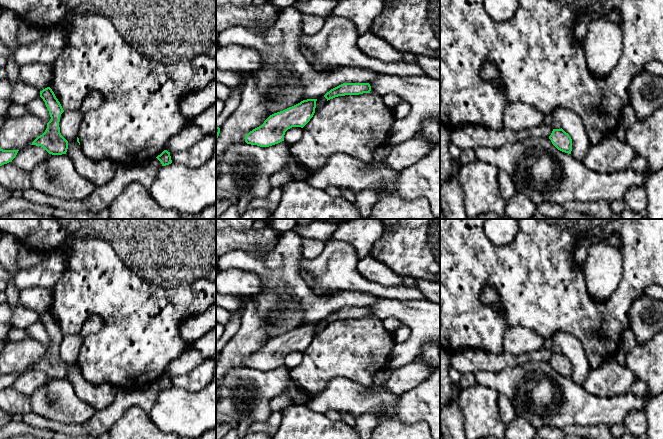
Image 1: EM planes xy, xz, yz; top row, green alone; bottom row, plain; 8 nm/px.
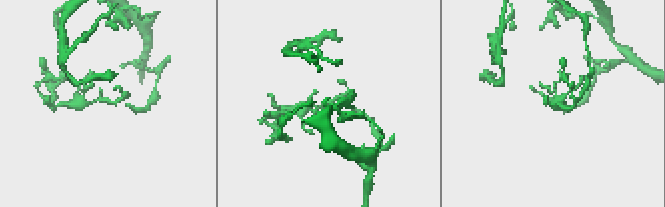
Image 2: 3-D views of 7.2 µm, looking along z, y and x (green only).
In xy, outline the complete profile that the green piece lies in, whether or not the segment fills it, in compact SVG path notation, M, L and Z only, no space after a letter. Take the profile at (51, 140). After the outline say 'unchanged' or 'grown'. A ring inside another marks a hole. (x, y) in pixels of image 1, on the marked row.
M50 87L40 91L40 97L45 102L51 119L47 123L45 132L38 136L31 145L41 146L52 155L66 154L68 141L61 135L59 127L60 116L64 110Z; unchanged

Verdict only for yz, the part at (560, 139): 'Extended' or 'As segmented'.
As segmented

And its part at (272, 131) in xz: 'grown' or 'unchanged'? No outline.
unchanged

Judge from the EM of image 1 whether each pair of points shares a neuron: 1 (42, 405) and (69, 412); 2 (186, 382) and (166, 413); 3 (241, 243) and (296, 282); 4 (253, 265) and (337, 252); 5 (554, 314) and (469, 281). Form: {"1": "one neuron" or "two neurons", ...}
{"1": "one neuron", "2": "two neurons", "3": "two neurons", "4": "two neurons", "5": "one neuron"}

